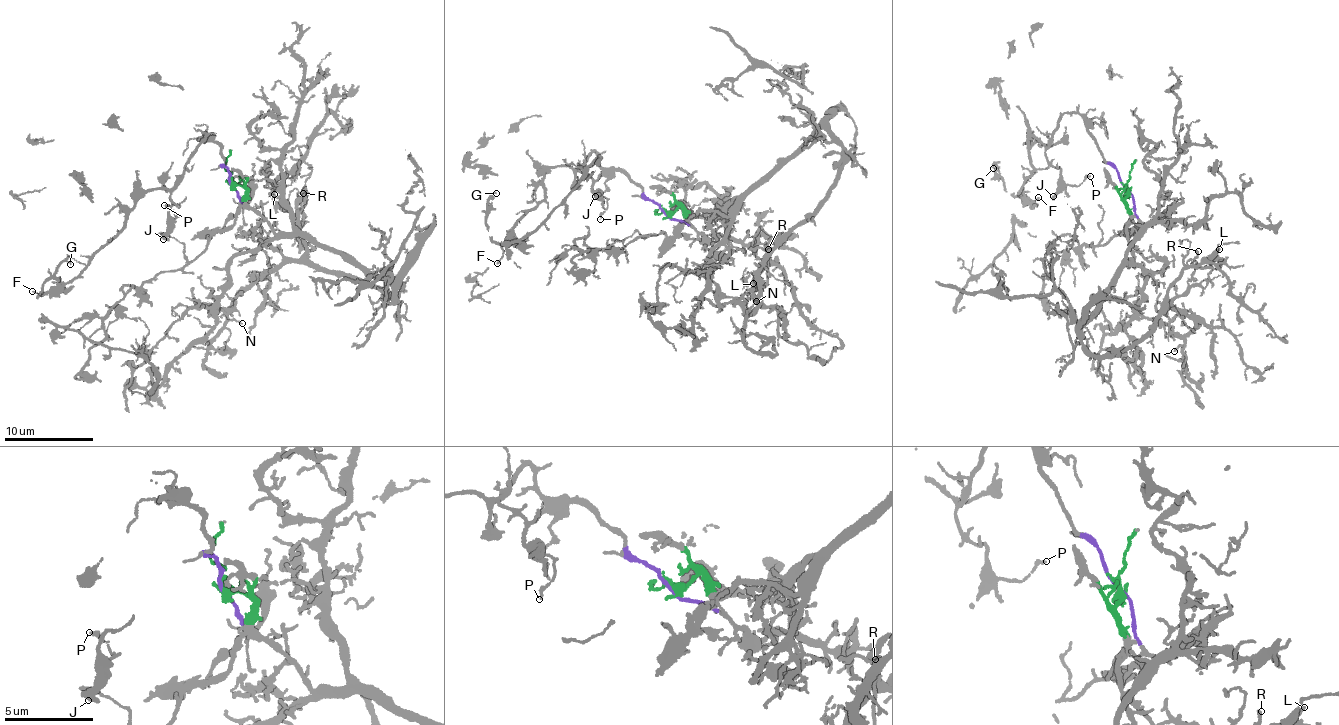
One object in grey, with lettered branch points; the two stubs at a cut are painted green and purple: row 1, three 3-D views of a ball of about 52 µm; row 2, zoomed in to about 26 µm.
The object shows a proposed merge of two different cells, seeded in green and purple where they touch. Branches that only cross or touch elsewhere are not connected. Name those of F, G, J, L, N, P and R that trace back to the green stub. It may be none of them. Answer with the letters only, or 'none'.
L, N, R

